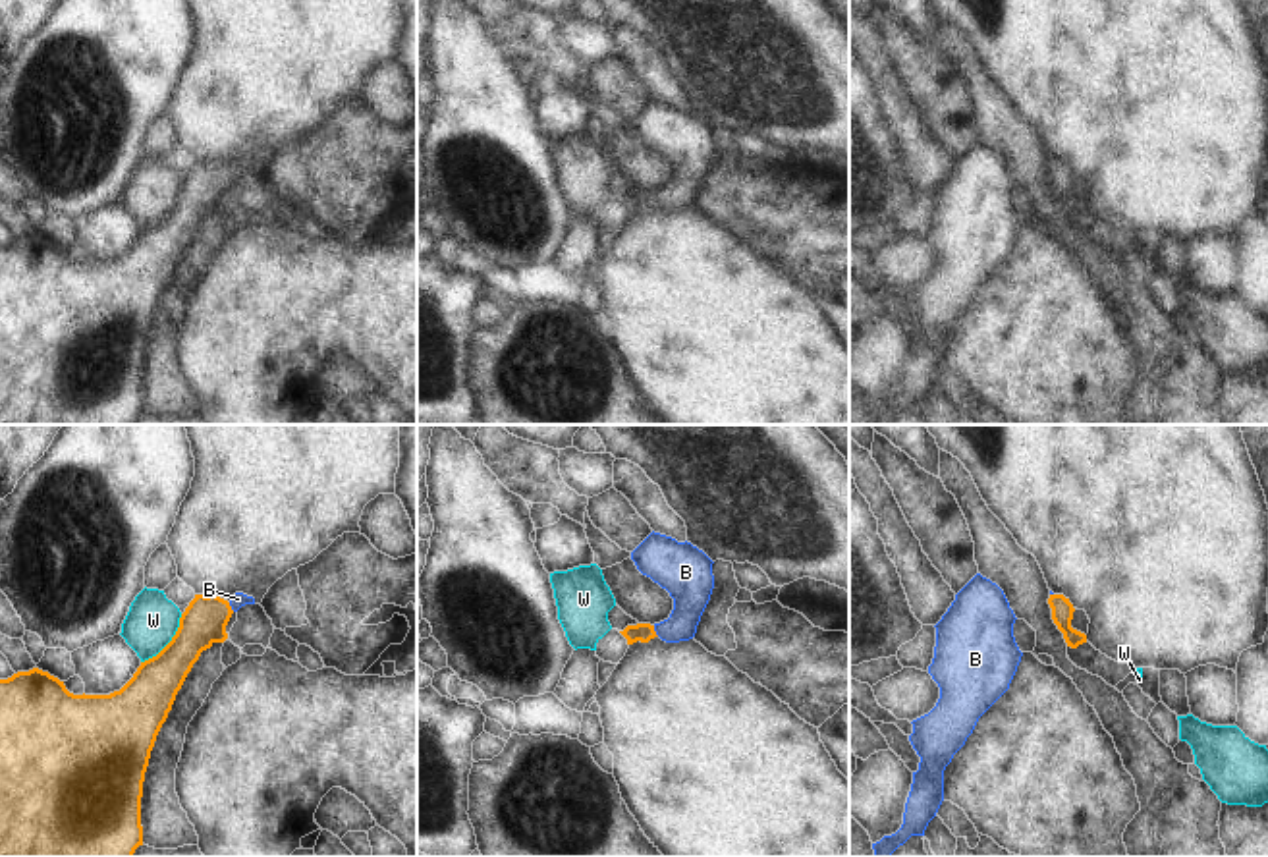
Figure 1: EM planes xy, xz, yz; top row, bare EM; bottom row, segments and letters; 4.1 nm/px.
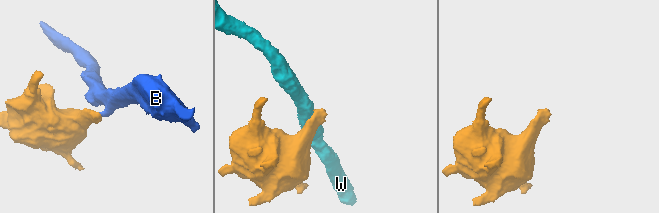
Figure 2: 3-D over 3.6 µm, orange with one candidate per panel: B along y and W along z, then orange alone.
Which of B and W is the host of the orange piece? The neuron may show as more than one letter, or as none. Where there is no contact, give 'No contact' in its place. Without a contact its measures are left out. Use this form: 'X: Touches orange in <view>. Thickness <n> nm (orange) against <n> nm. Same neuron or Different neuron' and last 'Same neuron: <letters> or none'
B: Touches orange in xz. Thickness 80 nm (orange) against 190 nm. Same neuron
W: Touches orange in xy. Thickness 200 nm (orange) against 220 nm. Different neuron
Same neuron: B

